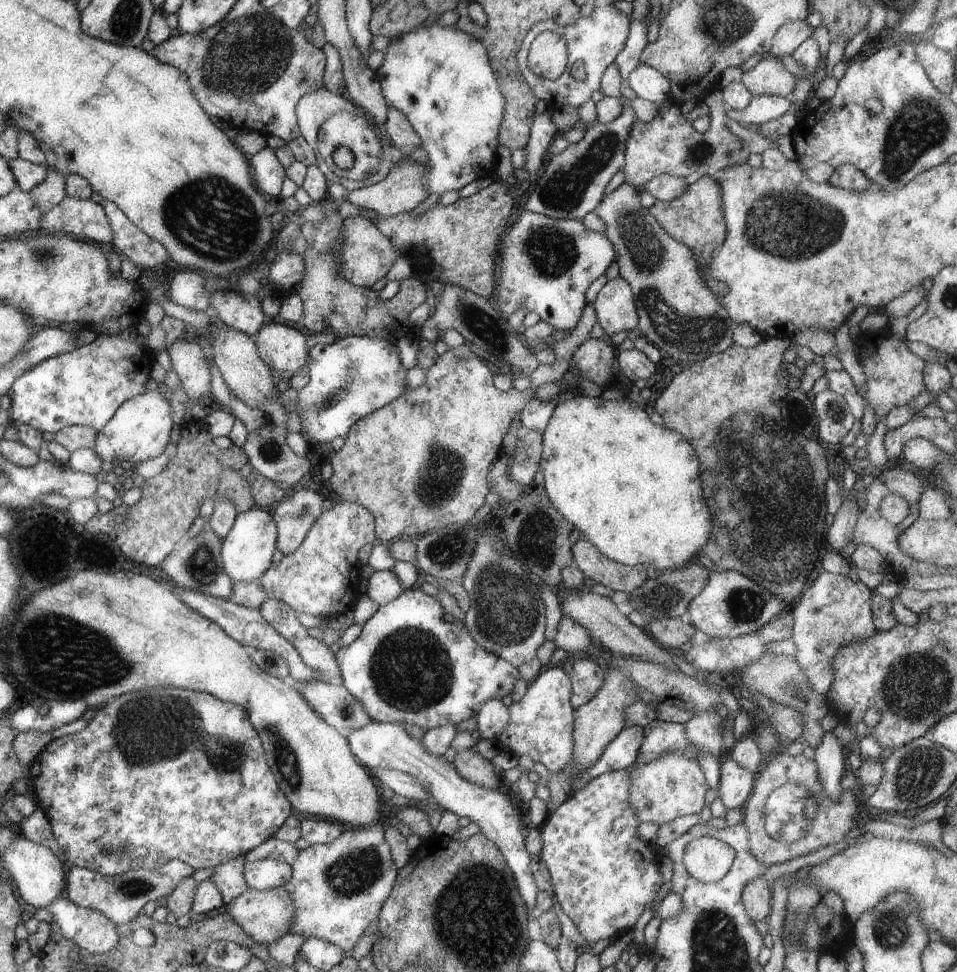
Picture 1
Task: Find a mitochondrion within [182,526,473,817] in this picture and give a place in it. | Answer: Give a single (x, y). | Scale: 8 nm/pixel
(410, 670)

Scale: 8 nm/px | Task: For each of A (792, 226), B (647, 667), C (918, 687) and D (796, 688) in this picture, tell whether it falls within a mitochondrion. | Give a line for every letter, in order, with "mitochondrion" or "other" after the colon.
A: mitochondrion
B: other
C: mitochondrion
D: mitochondrion

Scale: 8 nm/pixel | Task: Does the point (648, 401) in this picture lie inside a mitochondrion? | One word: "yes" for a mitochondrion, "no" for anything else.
no

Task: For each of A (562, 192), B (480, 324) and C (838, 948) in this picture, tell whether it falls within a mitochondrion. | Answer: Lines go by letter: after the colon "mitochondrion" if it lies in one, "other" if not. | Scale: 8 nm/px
A: mitochondrion
B: mitochondrion
C: other

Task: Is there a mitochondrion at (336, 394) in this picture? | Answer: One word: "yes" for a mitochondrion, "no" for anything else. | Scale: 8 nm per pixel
yes

